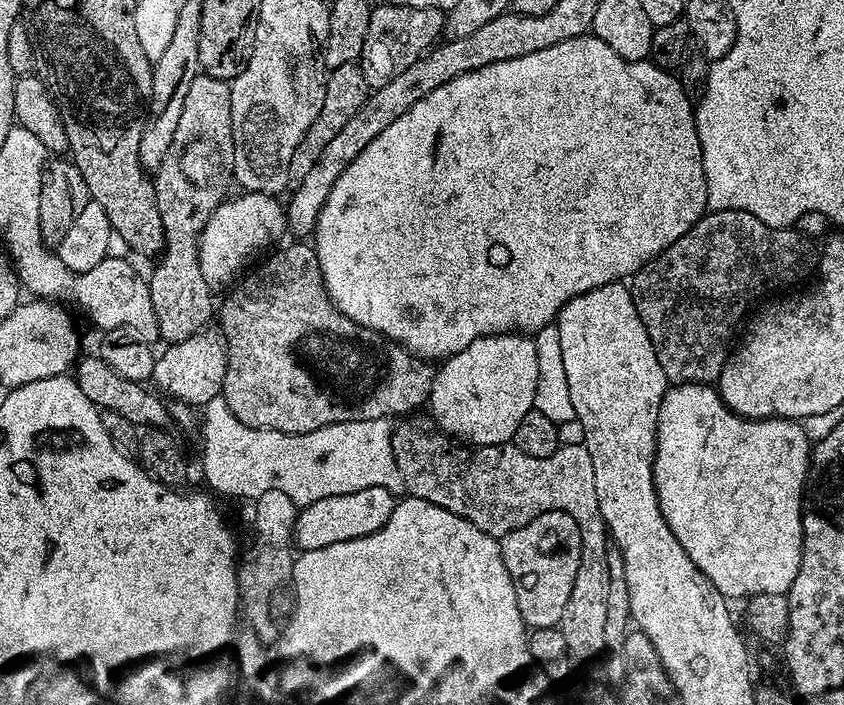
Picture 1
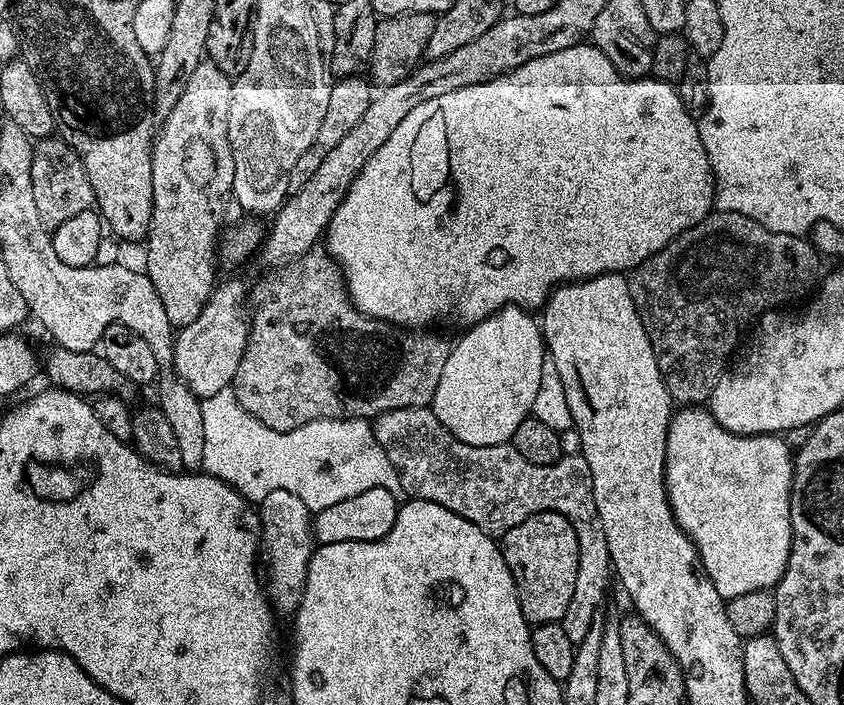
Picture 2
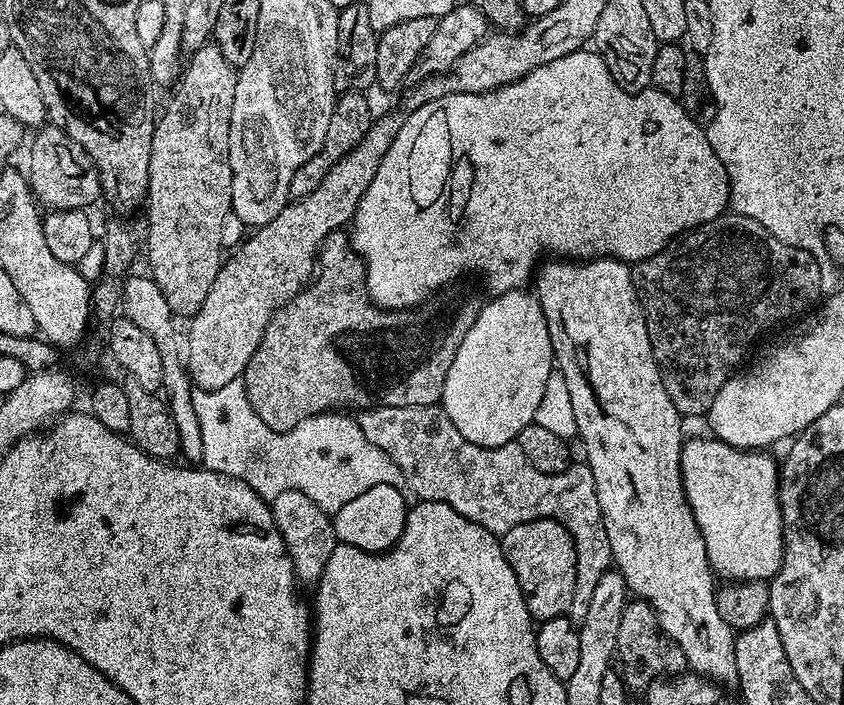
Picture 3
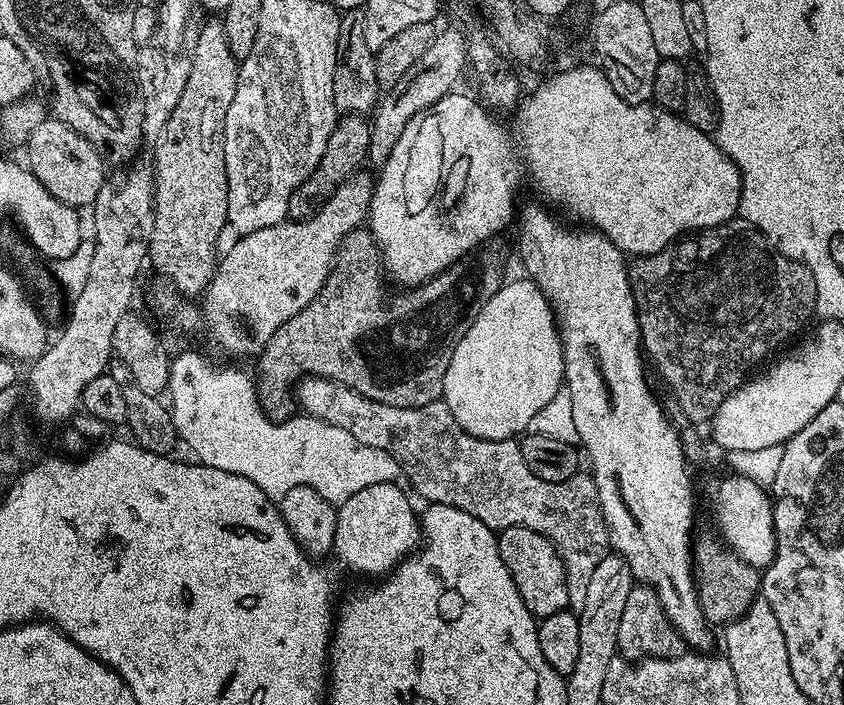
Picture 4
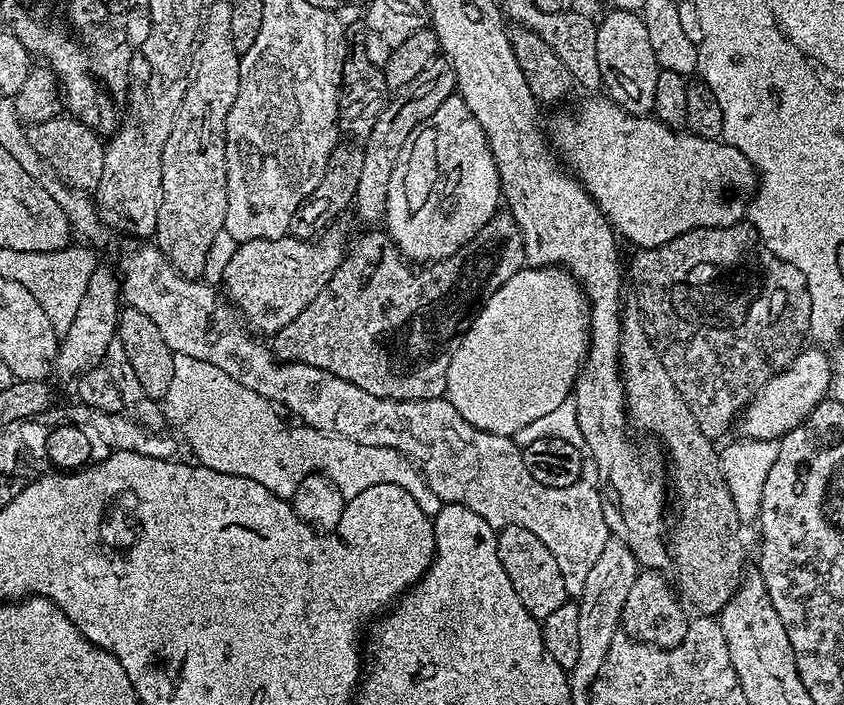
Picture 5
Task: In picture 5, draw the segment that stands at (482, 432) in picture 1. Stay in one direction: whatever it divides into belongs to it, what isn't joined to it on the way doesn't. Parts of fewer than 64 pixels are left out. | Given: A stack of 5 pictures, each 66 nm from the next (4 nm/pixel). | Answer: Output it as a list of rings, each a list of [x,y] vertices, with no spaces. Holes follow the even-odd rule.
[[[523,267],[514,274],[514,278],[507,280],[504,285],[484,303],[480,313],[474,318],[470,330],[460,340],[460,345],[454,350],[454,358],[450,358],[450,370],[448,371],[448,391],[446,398],[462,414],[470,426],[478,430],[486,430],[490,434],[502,434],[513,437],[522,426],[528,426],[537,418],[542,418],[550,410],[554,410],[558,405],[569,399],[573,395],[576,386],[576,377],[580,375],[584,358],[588,354],[588,309],[590,305],[588,297],[584,295],[583,288],[577,284],[572,273],[565,272],[558,268],[530,268]]]

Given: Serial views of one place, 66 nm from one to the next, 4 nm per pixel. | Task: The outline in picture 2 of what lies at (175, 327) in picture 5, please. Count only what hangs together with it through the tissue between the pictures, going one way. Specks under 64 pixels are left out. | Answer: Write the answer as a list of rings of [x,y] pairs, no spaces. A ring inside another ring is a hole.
[[[431,407],[390,410],[386,414],[375,417],[374,427],[381,450],[398,470],[404,491],[409,497],[446,506],[446,510],[454,510],[454,514],[474,522],[474,526],[478,526],[484,532],[503,533],[507,529],[518,526],[518,522],[526,522],[526,518],[530,518],[533,512],[561,512],[563,516],[568,517],[578,534],[580,565],[574,598],[570,598],[570,606],[566,606],[562,623],[566,635],[570,637],[570,642],[575,645],[580,644],[594,626],[595,620],[592,619],[600,608],[600,602],[604,598],[603,592],[608,588],[608,576],[610,578],[606,534],[602,530],[602,522],[598,518],[598,510],[594,502],[590,466],[584,461],[583,455],[565,454],[550,466],[538,466],[534,462],[526,462],[526,458],[522,458],[522,454],[518,454],[518,450],[510,442],[494,446],[470,446],[454,438],[454,434],[450,434],[450,430],[446,430],[446,426],[438,422]]]

